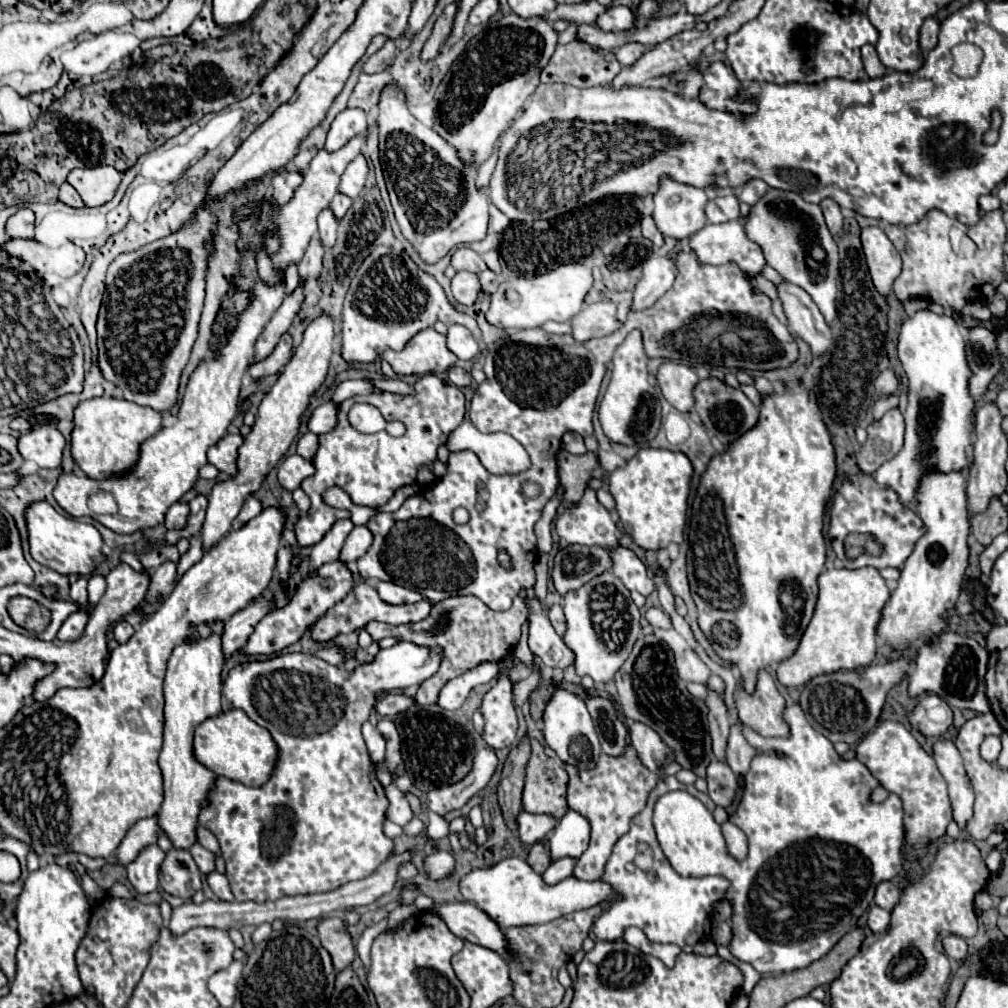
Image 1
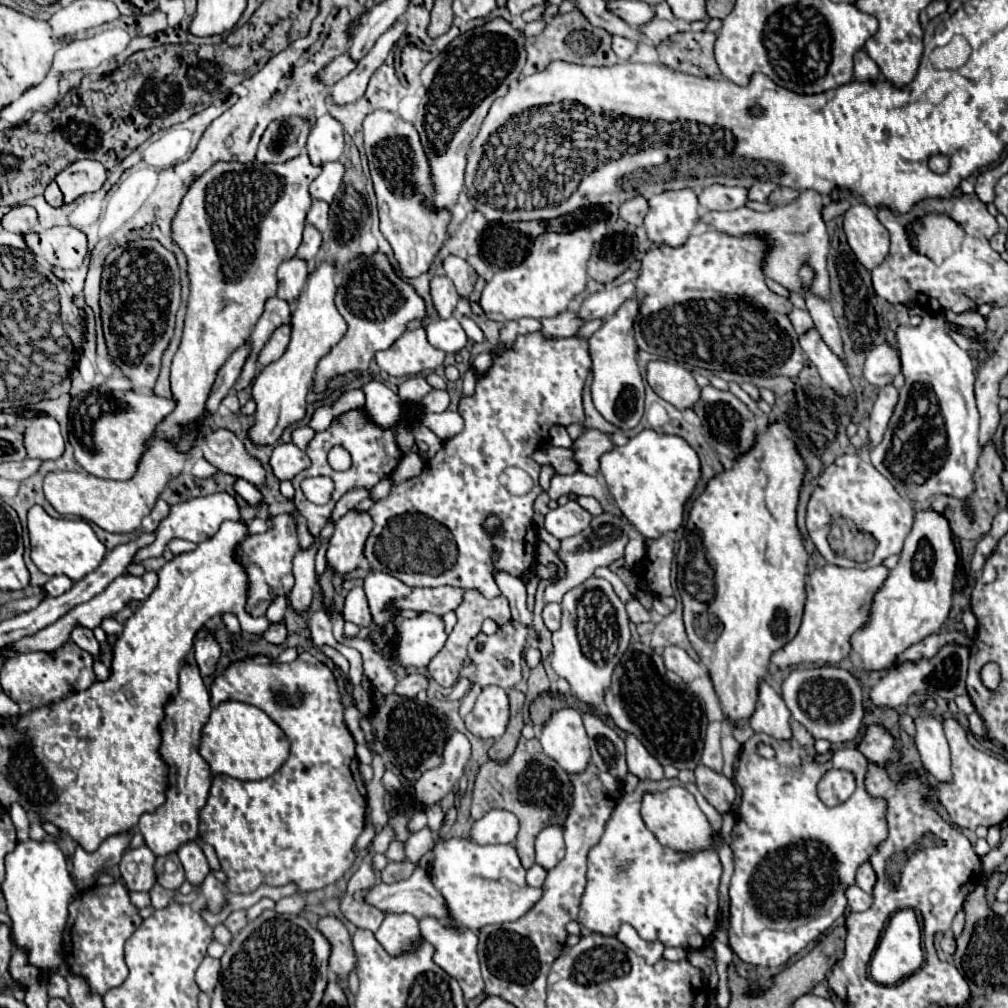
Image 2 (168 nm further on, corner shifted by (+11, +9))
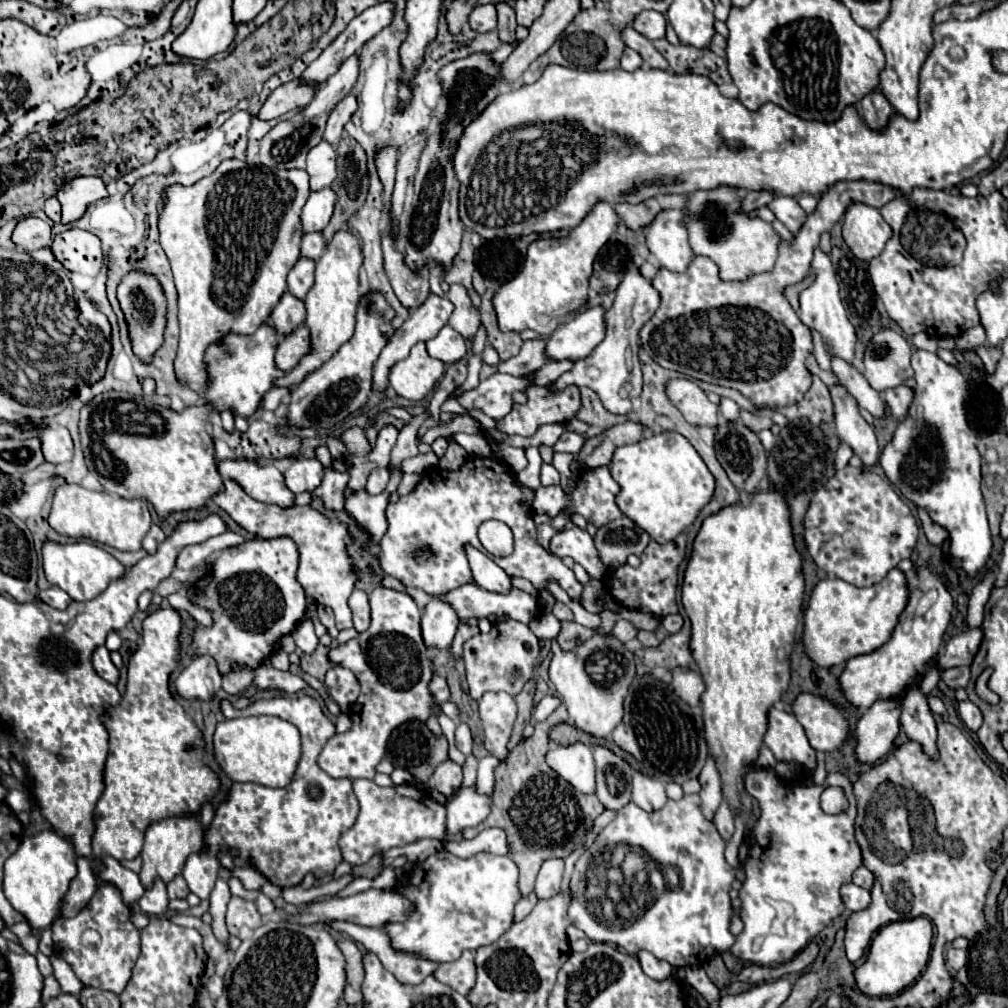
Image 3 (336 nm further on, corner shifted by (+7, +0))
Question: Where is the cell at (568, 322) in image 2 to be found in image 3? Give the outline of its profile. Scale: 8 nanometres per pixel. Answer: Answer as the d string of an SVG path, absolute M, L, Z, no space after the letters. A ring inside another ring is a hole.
M541 336L537 340L527 340L521 352L497 366L497 372L505 372L511 376L527 376L545 364L545 344L547 338Z

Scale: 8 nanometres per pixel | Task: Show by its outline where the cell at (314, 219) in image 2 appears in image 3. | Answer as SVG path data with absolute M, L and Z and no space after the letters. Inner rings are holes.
M311 232L303 238L303 244L301 244L301 256L303 258L311 258L311 260L319 260L321 254L325 250L325 244L323 244L323 236L319 232Z

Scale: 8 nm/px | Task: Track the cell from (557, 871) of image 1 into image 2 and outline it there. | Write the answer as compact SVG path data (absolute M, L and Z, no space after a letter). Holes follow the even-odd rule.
M537 863L527 871L527 885L531 887L541 887L543 879L547 877L547 871L543 871L543 867L539 867Z

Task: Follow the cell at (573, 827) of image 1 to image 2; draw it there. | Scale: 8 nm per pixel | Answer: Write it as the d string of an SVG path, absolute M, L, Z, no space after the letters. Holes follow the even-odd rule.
M551 825L545 827L535 841L535 853L537 863L545 869L553 869L565 855L565 843L563 843L563 825Z

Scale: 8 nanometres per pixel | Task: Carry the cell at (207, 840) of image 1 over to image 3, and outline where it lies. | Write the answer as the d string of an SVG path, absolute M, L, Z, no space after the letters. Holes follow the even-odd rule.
M221 868L221 876L223 876L225 880L227 880L229 876L237 876L247 890L257 890L257 888L261 888L263 882L267 880L267 878L265 878L259 870L255 870L255 868L235 868L233 872Z

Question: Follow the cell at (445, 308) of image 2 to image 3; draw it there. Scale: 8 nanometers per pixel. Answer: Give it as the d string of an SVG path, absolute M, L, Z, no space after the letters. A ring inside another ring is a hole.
M431 294L417 310L413 310L411 314L409 314L409 318L403 322L403 326L401 328L397 328L395 330L395 334L389 338L389 342L387 342L387 346L383 348L383 352L379 354L379 360L375 360L375 372L373 372L373 388L377 390L377 392L385 392L387 390L387 376L389 376L389 372L391 372L391 368L395 366L395 362L399 362L399 360L403 360L403 358L407 358L409 356L409 350L417 344L417 342L427 342L427 340L431 340L445 324L447 324L447 320L449 320L449 316L451 316L451 312L453 312L453 304L447 300L447 298L439 298L439 296L435 296L435 294Z

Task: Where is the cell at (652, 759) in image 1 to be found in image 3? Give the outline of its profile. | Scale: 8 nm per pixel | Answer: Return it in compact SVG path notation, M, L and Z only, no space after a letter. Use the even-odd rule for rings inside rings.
M635 772L635 776L633 776L633 802L647 812L661 810L667 802L667 794L665 794L663 784L651 776Z

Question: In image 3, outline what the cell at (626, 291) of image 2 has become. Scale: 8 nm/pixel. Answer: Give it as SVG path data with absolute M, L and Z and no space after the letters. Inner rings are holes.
M595 306L577 314L571 322L559 326L547 340L547 362L555 360L579 360L591 354L591 350L605 336L605 308Z

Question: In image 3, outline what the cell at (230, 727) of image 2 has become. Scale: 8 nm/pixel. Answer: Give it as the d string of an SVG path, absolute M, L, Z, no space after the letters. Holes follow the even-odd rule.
M247 716L219 722L213 742L215 756L233 782L255 782L283 788L291 782L301 758L299 730L277 716Z

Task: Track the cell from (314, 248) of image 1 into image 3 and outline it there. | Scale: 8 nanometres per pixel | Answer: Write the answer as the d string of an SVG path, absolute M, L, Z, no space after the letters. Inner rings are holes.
M285 292L271 312L271 322L283 336L289 336L299 324L305 322L305 304Z

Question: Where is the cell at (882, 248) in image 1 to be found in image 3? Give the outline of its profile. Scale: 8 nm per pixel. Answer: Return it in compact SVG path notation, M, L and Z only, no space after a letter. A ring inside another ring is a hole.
M851 202L845 210L843 240L859 260L875 258L891 238L891 228L877 208Z

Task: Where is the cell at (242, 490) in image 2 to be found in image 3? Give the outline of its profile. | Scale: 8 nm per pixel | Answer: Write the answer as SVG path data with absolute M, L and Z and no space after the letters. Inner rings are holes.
M225 480L225 492L217 494L213 502L227 512L243 530L249 534L255 534L257 538L271 540L275 536L287 536L297 544L299 550L299 570L297 570L297 582L303 586L309 600L315 604L329 606L335 612L337 628L345 630L351 628L351 608L347 606L347 598L351 596L357 574L355 564L349 554L349 546L353 542L353 536L347 530L345 522L329 520L325 514L311 506L293 506L293 508L279 508L275 504L263 504L255 498L251 498L235 480Z

